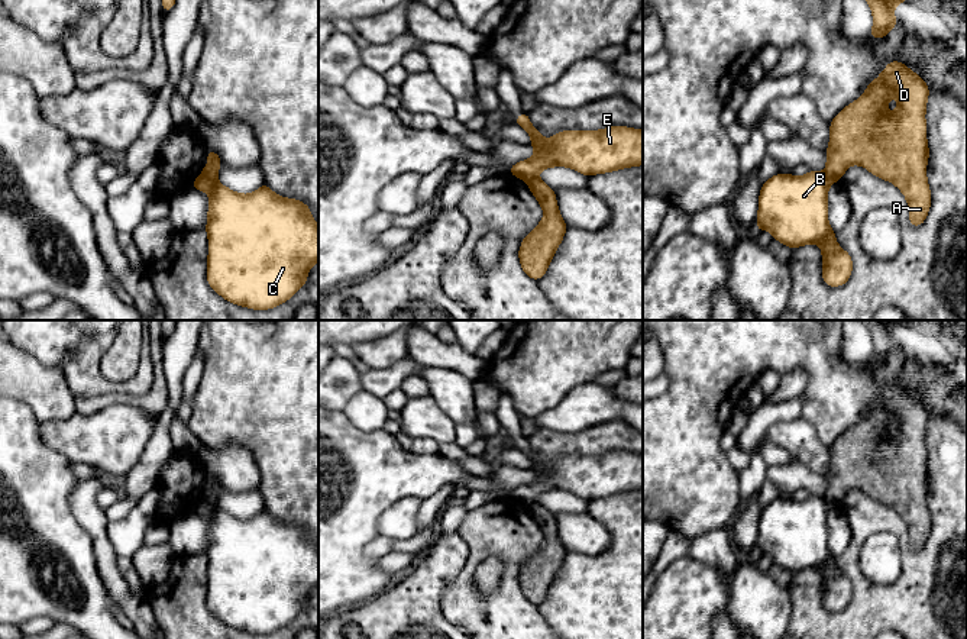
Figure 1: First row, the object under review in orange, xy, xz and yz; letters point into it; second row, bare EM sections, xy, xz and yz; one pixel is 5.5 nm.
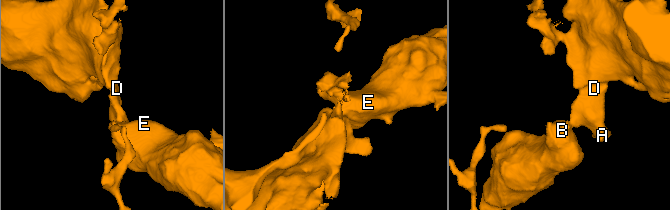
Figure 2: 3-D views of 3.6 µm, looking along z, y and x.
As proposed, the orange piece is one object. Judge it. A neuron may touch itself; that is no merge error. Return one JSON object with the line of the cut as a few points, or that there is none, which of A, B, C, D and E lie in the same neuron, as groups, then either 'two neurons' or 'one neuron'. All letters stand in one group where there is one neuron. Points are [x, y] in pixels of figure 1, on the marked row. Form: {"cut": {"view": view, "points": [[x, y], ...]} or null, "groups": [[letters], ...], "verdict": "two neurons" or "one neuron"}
{"cut": {"view": "xy", "points": [[203, 170], [216, 181]]}, "groups": [["A", "D"], ["B", "C", "E"]], "verdict": "two neurons"}

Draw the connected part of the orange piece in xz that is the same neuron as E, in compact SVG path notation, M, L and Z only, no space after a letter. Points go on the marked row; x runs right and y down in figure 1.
M523 112L514 119L531 136L530 145L536 155L510 167L507 172L530 184L537 174L550 167L569 167L589 177L594 174L611 172L615 170L643 165L643 130L624 126L605 128L602 130L562 130L546 141L543 135L530 123L528 113Z

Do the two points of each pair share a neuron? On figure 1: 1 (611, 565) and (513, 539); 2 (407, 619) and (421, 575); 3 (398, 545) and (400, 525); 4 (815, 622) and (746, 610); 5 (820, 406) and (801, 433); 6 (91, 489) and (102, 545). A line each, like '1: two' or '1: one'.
1: two
2: one
3: two
4: two
5: two
6: one

